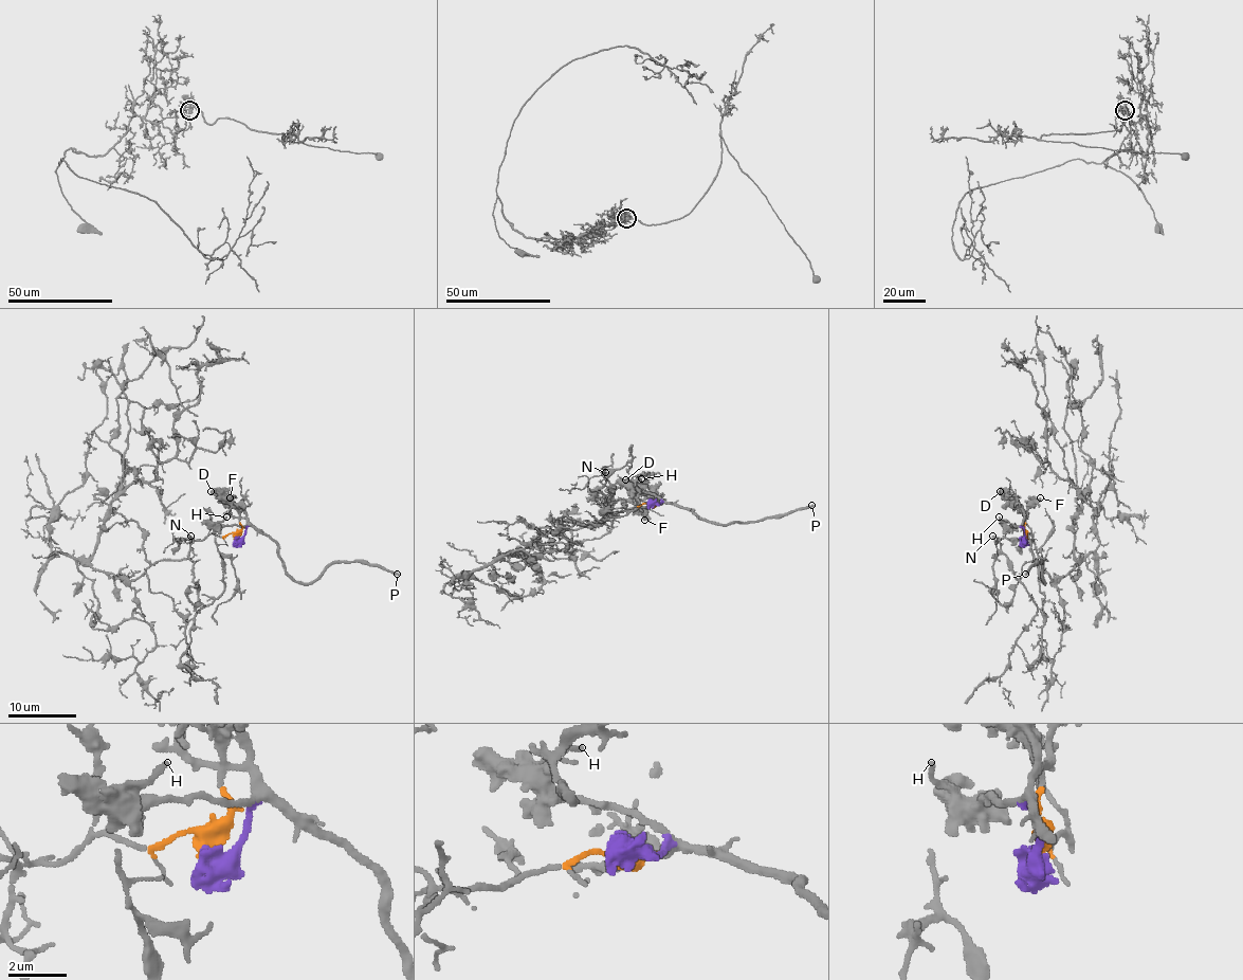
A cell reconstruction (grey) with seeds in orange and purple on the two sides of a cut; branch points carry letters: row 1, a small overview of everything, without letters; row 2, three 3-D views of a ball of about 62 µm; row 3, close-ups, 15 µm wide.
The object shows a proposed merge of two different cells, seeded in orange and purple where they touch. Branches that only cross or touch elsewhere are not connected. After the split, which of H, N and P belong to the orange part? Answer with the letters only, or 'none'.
N

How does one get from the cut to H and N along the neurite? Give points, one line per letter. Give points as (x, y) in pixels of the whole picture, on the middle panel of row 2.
H: (651, 503), (659, 503), (659, 500), (636, 488), (634, 485), (641, 479)
N: (650, 503), (606, 511), (587, 486), (587, 481), (605, 472)

